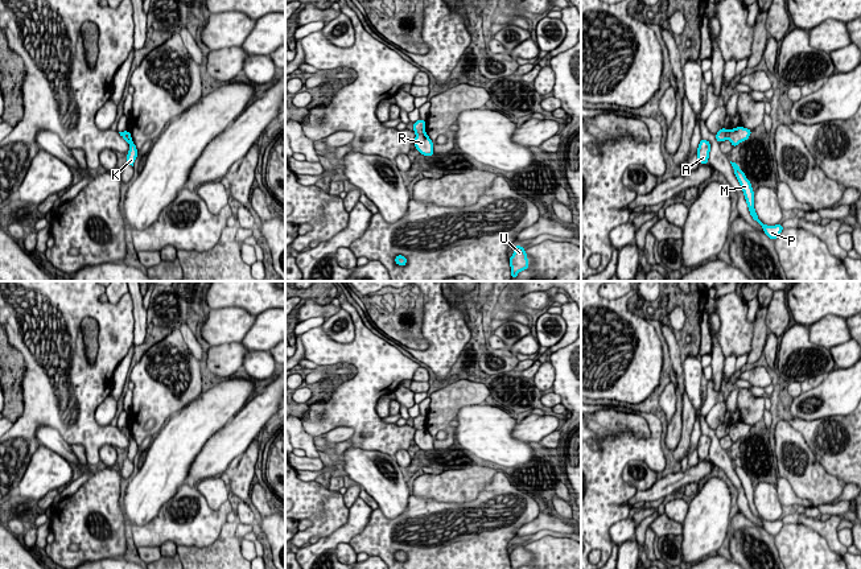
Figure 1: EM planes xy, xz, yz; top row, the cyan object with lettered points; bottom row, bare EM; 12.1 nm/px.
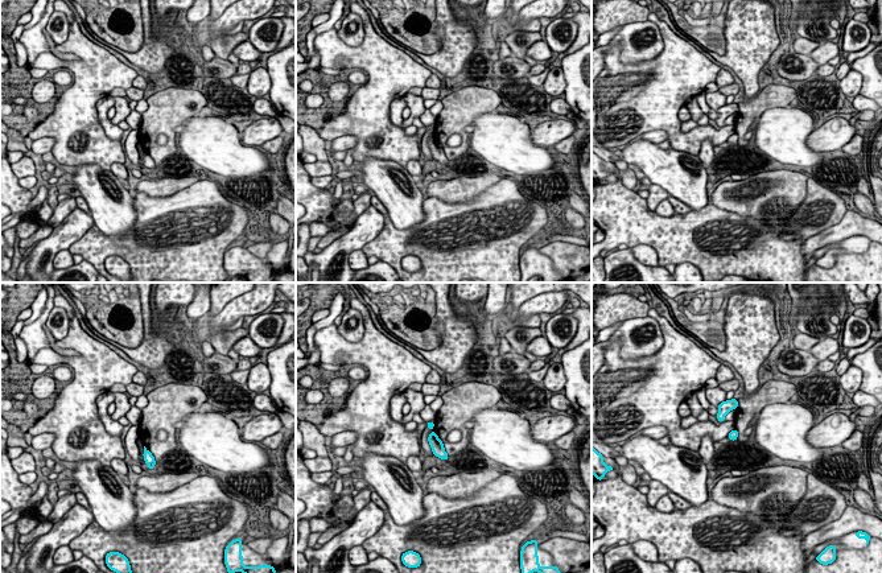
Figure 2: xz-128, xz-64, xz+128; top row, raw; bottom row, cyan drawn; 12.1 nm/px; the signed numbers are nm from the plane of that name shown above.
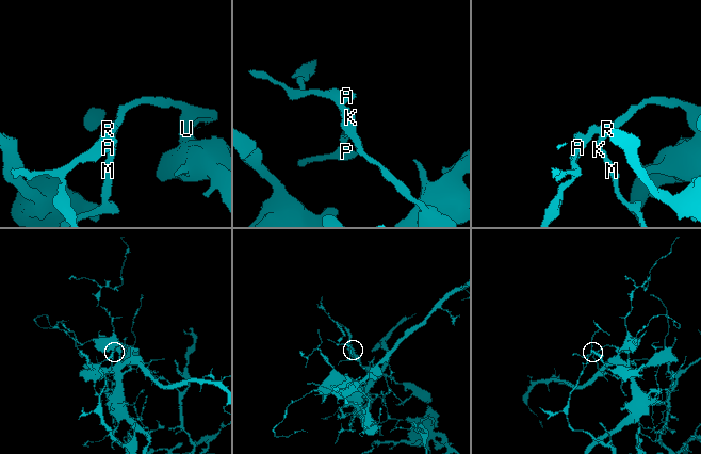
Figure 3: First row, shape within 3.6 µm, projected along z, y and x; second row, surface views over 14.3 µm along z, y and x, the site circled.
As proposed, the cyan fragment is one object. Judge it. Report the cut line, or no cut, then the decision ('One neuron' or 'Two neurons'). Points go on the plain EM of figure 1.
Split along xz (424, 427), (416, 431). Two neurons

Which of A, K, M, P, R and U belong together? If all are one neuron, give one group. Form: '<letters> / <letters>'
A / K M P R U

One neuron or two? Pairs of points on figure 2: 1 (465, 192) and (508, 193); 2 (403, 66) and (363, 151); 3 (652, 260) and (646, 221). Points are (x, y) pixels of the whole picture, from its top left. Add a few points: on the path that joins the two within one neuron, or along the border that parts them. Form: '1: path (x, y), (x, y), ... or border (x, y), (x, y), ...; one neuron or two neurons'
1: border (506, 174), (470, 201), (453, 203); two neurons
2: path (383, 87), (370, 104), (370, 130); one neuron
3: border (631, 247), (648, 244), (656, 252), (659, 266); two neurons

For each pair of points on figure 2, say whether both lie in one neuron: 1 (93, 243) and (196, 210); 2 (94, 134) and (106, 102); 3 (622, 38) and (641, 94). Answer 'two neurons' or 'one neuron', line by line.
1: one neuron
2: two neurons
3: two neurons

